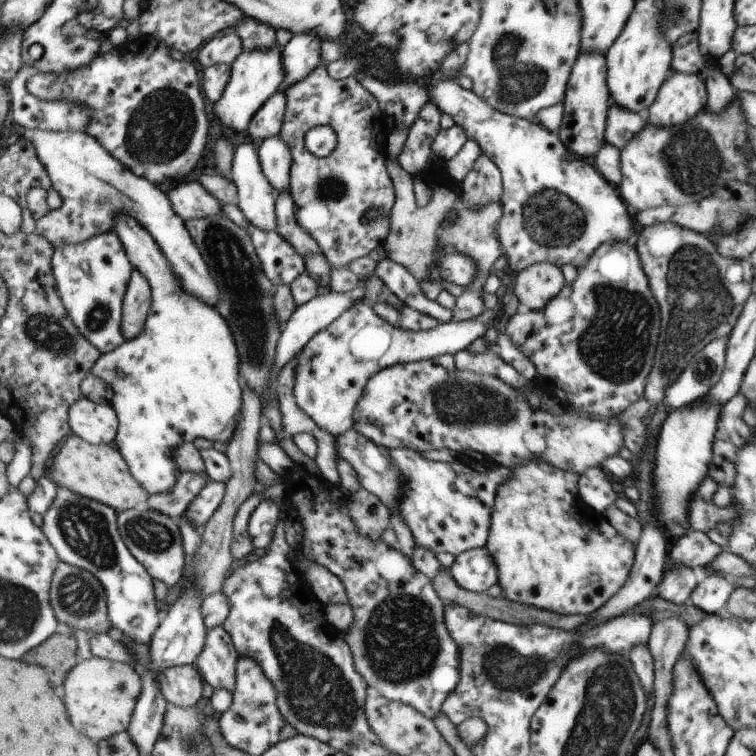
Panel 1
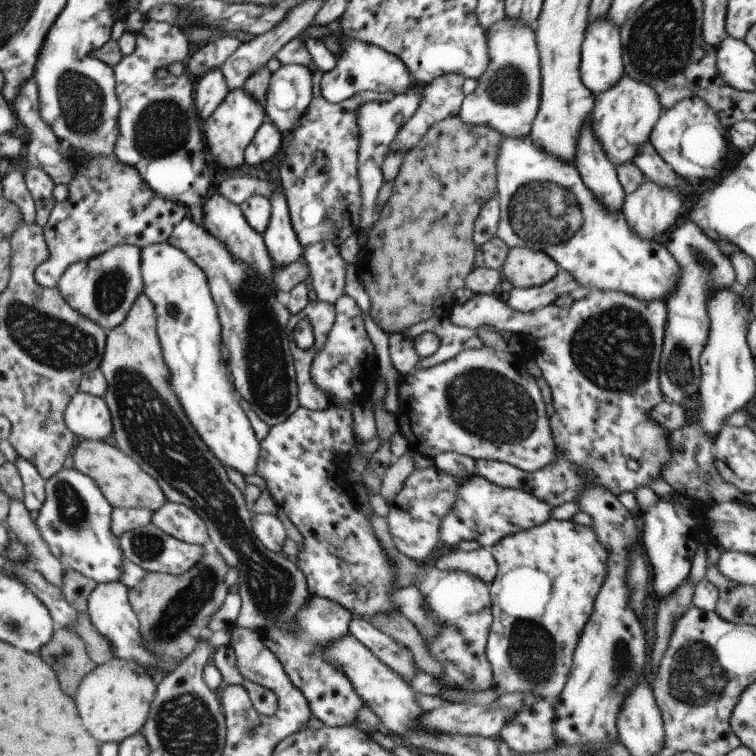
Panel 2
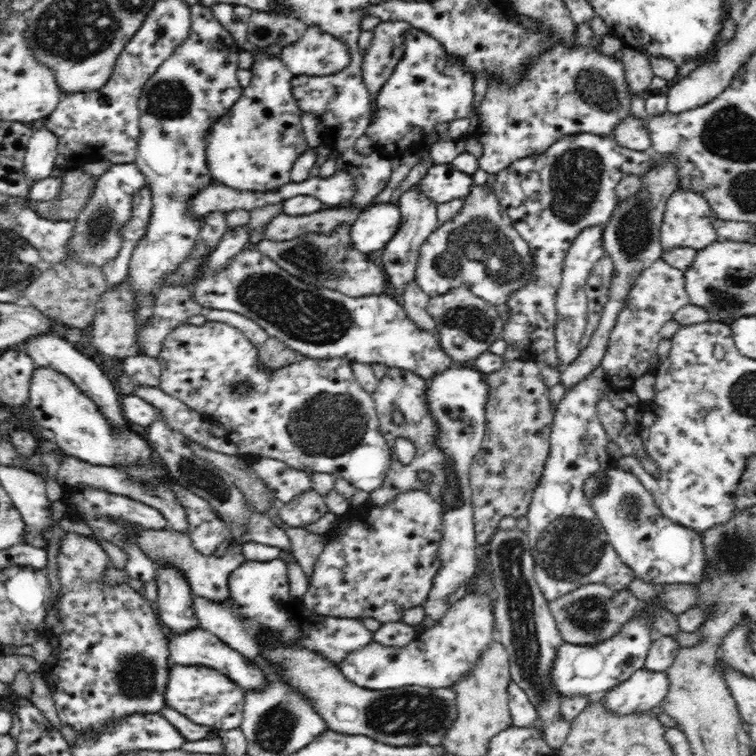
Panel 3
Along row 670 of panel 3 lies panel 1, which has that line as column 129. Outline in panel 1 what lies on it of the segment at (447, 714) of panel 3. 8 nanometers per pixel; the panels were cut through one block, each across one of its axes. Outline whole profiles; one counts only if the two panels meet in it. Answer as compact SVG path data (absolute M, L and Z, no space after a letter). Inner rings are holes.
M132 268L129 281L122 299L121 306L121 334L125 340L137 336L143 328L150 304L151 290L147 280Z

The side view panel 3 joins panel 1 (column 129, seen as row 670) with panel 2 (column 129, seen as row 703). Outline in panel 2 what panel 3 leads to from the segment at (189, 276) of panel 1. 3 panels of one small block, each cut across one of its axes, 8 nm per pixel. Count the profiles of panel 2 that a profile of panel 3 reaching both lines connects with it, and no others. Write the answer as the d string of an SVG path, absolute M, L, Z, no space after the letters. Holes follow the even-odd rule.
M83 154L80 156L80 163L74 168L71 181L67 184L67 199L54 204L43 229L50 257L34 272L34 280L42 287L56 287L67 266L98 256L116 245L127 244L141 248L145 245L166 243L175 224L187 215L187 209L182 205L156 196L143 183L135 168L118 162L112 155Z

